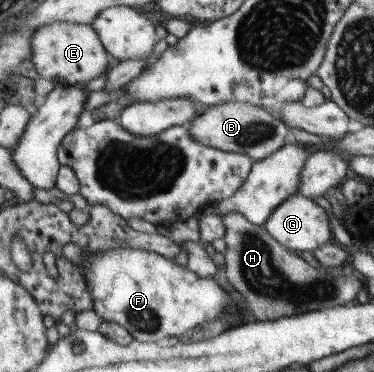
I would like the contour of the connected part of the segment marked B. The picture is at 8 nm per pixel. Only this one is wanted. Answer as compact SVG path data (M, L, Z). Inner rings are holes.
M223 102L206 108L206 111L195 116L189 126L189 134L195 142L227 152L246 154L254 162L281 149L289 131L283 120L273 117L264 108L240 102Z

